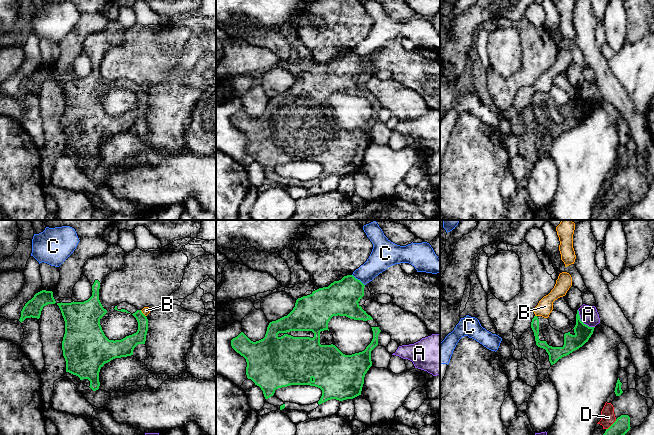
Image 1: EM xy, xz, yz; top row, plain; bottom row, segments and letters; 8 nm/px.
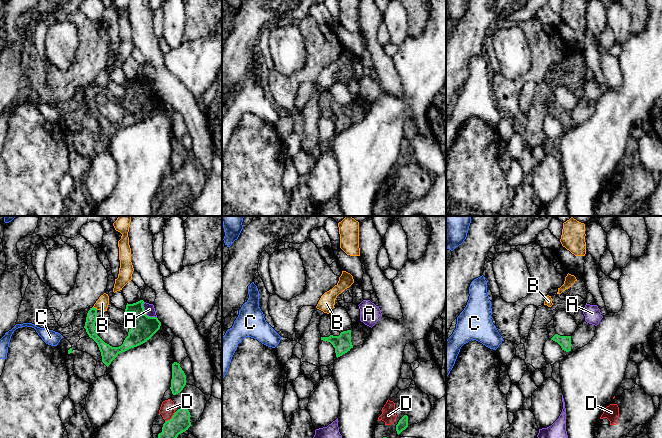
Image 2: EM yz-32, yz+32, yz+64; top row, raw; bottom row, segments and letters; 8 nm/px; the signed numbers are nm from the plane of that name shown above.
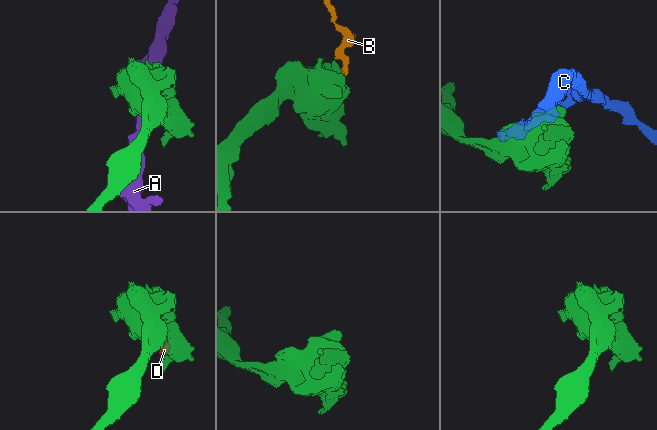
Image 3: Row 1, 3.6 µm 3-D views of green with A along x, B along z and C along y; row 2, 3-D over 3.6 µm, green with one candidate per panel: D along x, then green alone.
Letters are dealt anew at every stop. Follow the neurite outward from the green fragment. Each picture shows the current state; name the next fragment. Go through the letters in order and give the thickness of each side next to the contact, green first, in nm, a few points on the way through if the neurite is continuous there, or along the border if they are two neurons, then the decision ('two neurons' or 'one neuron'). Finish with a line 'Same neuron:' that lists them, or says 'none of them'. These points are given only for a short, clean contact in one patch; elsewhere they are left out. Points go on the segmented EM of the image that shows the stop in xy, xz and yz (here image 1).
A: calibres 140 and 140 nm; border yz (577, 310), (580, 319), (589, 326), (594, 327); two neurons
B: calibres 110 and 60 nm; border xy (140, 310), (145, 316); two neurons
C: calibres 280 and 180 nm; two neurons
D: calibres 140 and 110 nm; border yz (616, 419), (606, 429); two neurons
Same neuron: none of them

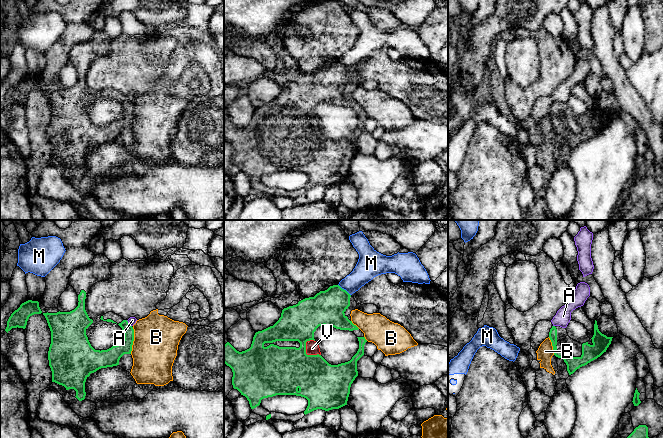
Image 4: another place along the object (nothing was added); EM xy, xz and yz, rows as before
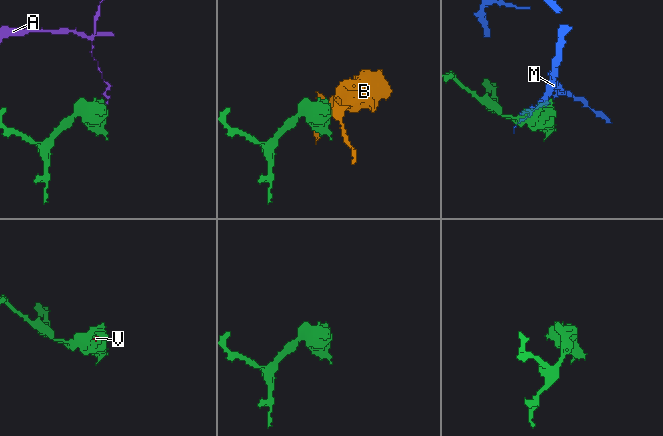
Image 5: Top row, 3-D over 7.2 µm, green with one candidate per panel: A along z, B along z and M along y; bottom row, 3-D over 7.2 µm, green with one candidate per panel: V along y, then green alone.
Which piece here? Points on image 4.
A: calibres 110 and 60 nm; border xy (126, 320), (131, 326); two neurons
B: calibres 140 and 360 nm; border xy (133, 327), (133, 344), (130, 353); two neurons
M: calibres 280 and 180 nm; two neurons
V: calibres 380 and 110 nm; way xz (280, 370), (293, 367), (306, 354), (312, 348); one neuron
Same neuron: V

